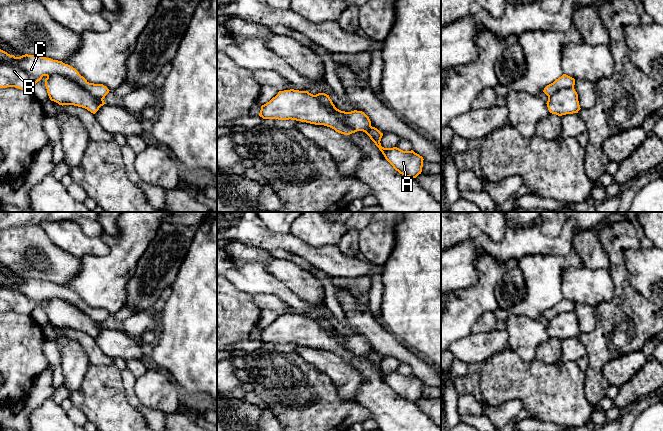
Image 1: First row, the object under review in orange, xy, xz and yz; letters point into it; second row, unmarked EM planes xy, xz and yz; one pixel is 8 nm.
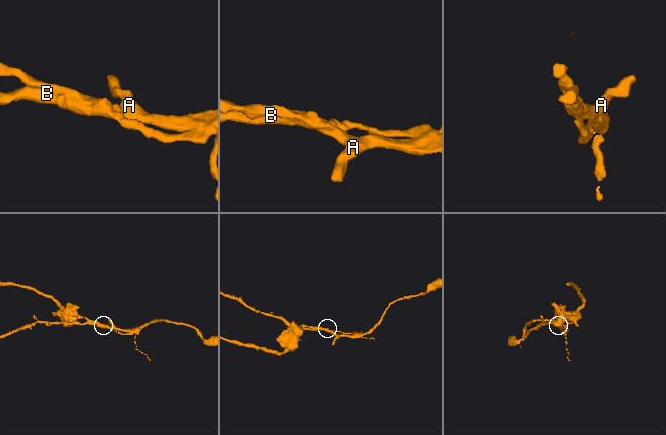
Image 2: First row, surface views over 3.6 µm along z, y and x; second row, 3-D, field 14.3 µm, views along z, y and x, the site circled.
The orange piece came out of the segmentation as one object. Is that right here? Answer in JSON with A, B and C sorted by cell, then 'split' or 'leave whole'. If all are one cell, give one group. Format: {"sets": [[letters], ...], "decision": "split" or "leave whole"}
{"sets": [["A", "B"], ["C"]], "decision": "split"}

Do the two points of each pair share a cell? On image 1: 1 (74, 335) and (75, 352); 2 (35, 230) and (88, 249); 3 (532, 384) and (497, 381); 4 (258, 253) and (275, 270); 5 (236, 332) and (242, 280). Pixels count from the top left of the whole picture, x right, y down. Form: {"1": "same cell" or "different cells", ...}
{"1": "different cells", "2": "different cells", "3": "same cell", "4": "different cells", "5": "different cells"}

